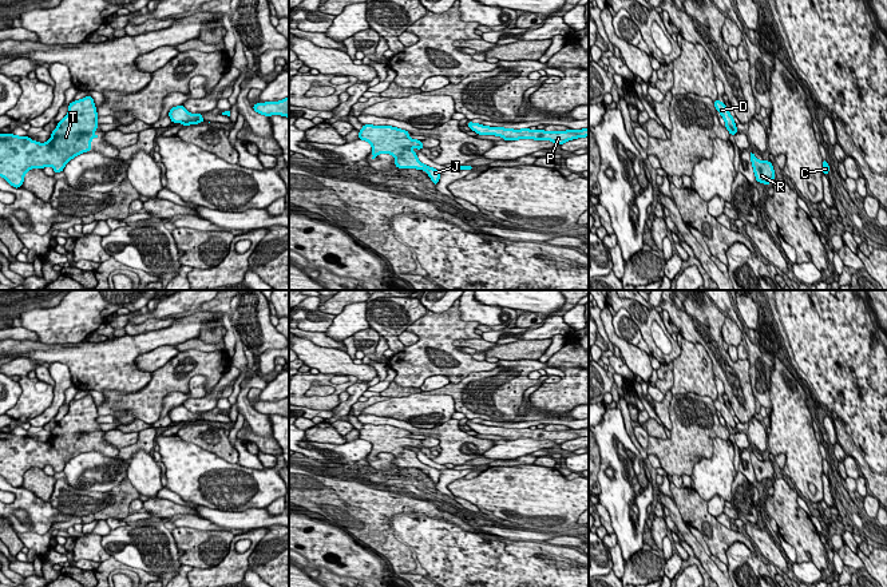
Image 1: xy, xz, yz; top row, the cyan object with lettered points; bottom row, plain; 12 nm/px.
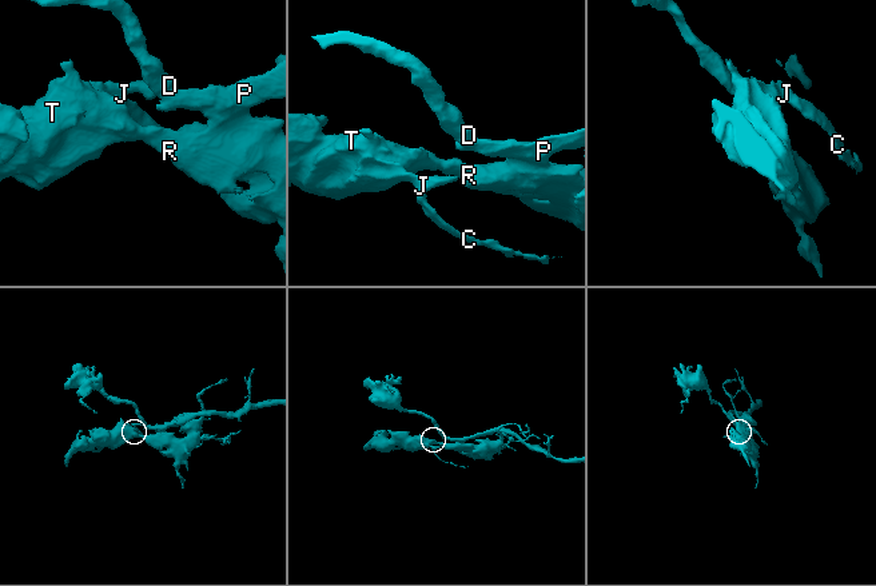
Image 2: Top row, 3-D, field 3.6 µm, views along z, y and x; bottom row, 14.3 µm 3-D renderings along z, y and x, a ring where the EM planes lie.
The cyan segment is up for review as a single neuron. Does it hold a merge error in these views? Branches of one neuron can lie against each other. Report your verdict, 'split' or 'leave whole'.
leave whole

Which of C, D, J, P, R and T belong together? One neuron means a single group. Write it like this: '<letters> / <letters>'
C D J P R T

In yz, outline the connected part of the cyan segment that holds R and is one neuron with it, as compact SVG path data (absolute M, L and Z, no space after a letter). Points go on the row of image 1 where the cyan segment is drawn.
M751 152L751 162L755 171L756 182L771 185L775 181L775 171L771 160L760 162L755 154Z

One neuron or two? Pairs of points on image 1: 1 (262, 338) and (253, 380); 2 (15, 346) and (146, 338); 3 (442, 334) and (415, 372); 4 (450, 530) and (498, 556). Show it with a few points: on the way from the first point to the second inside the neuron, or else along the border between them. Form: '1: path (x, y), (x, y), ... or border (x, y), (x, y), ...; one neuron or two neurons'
1: border (237, 333), (245, 349); two neurons
2: path (47, 353), (114, 353); one neuron
3: path (431, 344), (423, 346), (423, 357), (419, 361); one neuron
4: path (462, 542), (476, 556), (486, 556); one neuron

